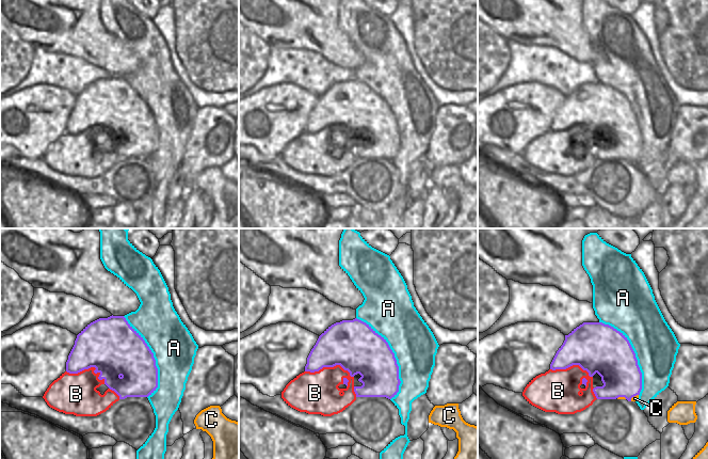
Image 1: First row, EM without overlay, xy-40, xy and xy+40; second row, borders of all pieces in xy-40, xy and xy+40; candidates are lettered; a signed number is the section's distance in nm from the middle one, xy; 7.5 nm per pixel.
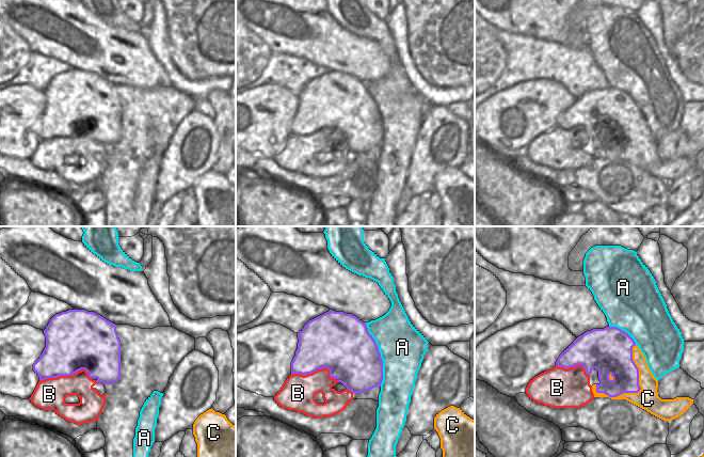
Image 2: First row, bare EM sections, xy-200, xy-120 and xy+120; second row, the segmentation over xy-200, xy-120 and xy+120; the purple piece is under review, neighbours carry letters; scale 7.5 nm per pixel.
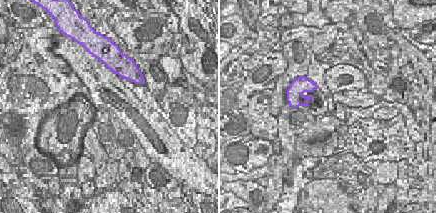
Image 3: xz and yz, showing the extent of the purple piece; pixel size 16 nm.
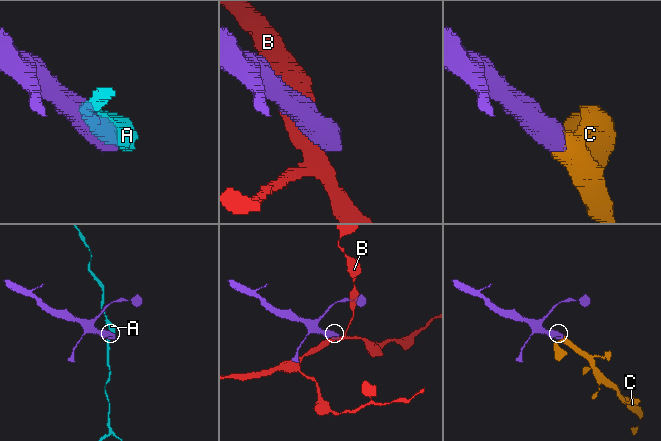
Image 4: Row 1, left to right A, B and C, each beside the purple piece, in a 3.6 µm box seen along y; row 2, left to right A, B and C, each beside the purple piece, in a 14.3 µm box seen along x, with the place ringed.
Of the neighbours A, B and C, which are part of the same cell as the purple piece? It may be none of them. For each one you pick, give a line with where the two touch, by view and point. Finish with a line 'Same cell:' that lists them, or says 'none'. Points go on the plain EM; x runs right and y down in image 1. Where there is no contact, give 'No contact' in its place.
C: Touches purple at xy+40 (633, 157)
Same cell: C

